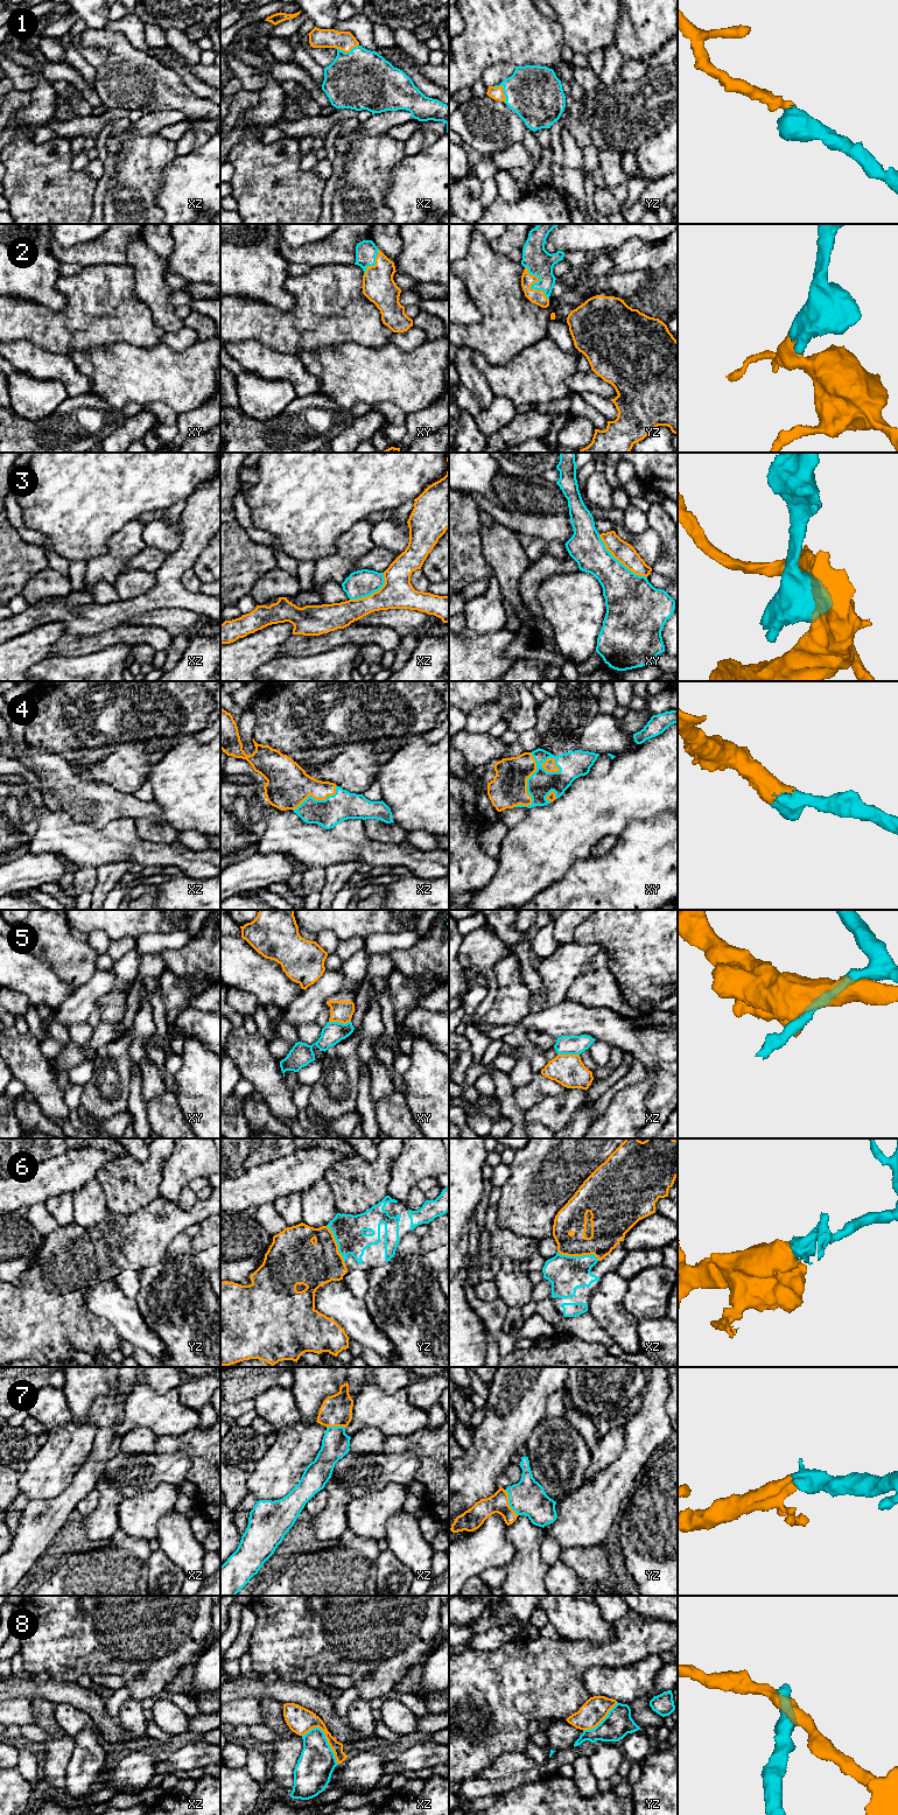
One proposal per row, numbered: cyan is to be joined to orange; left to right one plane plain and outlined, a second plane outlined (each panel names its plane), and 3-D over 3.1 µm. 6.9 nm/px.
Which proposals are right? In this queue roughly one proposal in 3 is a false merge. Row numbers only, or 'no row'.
1, 2, 4, 6, 7

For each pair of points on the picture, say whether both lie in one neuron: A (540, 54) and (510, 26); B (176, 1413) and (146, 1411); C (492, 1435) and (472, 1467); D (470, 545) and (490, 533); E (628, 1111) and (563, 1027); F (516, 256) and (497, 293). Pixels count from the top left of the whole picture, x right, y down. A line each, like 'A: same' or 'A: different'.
A: same
B: same
C: same
D: different
E: different
F: different

